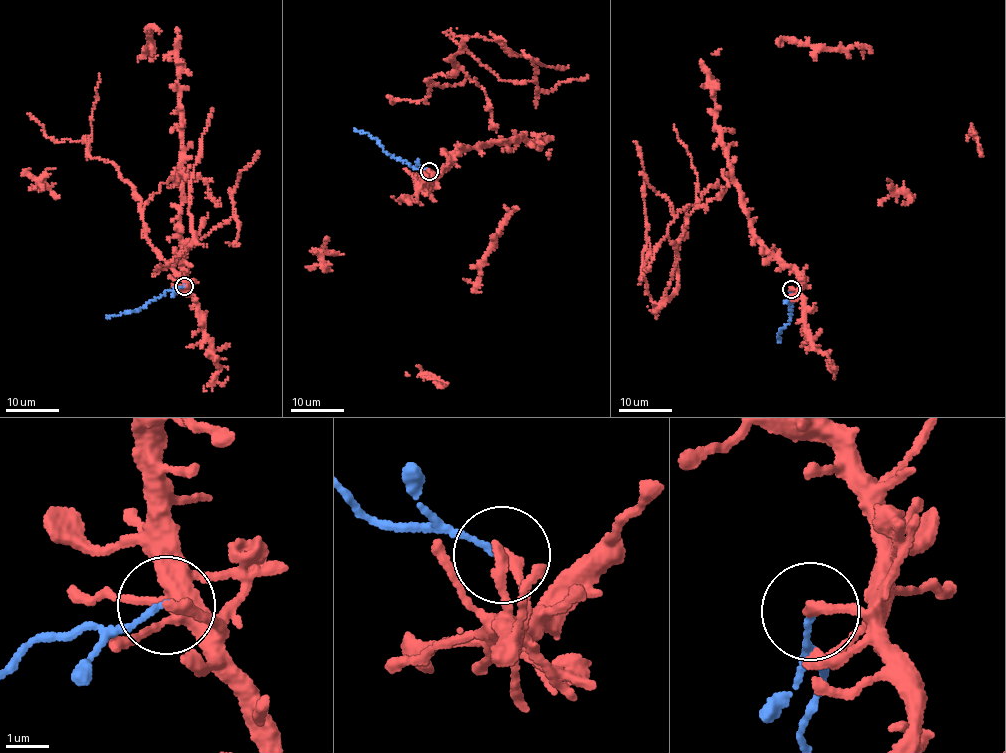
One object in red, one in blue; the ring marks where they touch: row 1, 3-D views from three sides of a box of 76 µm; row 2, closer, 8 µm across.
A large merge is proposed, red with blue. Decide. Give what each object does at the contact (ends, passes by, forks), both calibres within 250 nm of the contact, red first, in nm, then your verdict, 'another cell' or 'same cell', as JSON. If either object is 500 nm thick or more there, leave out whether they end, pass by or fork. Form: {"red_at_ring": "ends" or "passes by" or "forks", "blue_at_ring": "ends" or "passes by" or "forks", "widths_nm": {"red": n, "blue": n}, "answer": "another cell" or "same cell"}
{"red_at_ring": "ends", "blue_at_ring": "ends", "widths_nm": {"red": 220, "blue": 120}, "answer": "another cell"}

